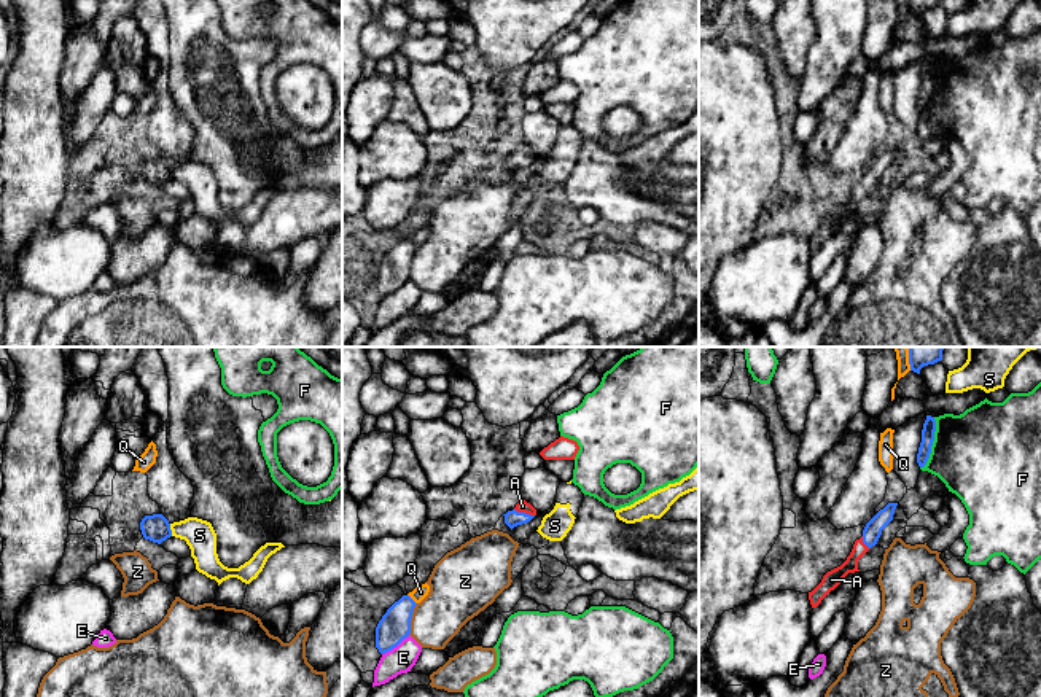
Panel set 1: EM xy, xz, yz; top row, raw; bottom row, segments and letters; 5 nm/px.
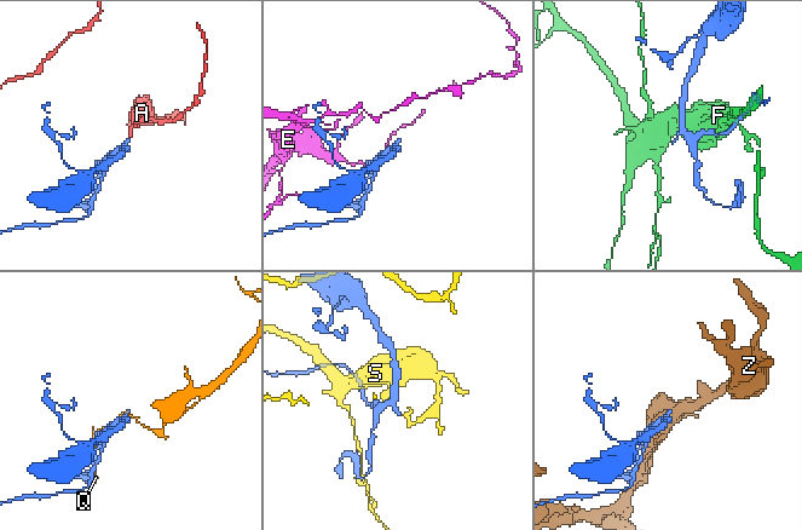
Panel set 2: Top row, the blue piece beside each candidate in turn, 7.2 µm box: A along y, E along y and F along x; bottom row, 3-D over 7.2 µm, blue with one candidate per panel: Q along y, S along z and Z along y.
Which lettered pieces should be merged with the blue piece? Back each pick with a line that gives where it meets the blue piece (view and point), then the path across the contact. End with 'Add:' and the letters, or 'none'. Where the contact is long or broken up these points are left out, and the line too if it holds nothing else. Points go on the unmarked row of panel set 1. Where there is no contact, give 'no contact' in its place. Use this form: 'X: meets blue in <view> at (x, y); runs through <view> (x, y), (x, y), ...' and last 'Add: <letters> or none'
A: meets blue in xz at (524, 156); runs through xz (511, 161), (524, 156), (522, 150)
Add: A

